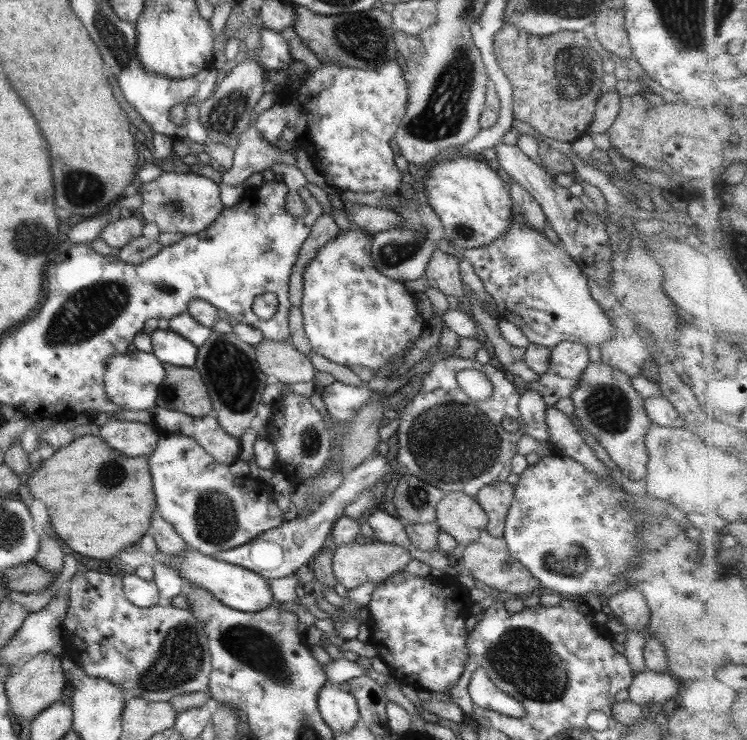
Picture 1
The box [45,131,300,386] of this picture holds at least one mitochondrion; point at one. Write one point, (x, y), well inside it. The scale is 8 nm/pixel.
(81, 189)

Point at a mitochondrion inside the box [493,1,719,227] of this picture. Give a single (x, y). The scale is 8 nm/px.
(567, 90)

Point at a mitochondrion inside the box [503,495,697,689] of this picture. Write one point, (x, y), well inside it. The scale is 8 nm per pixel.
(571, 557)

